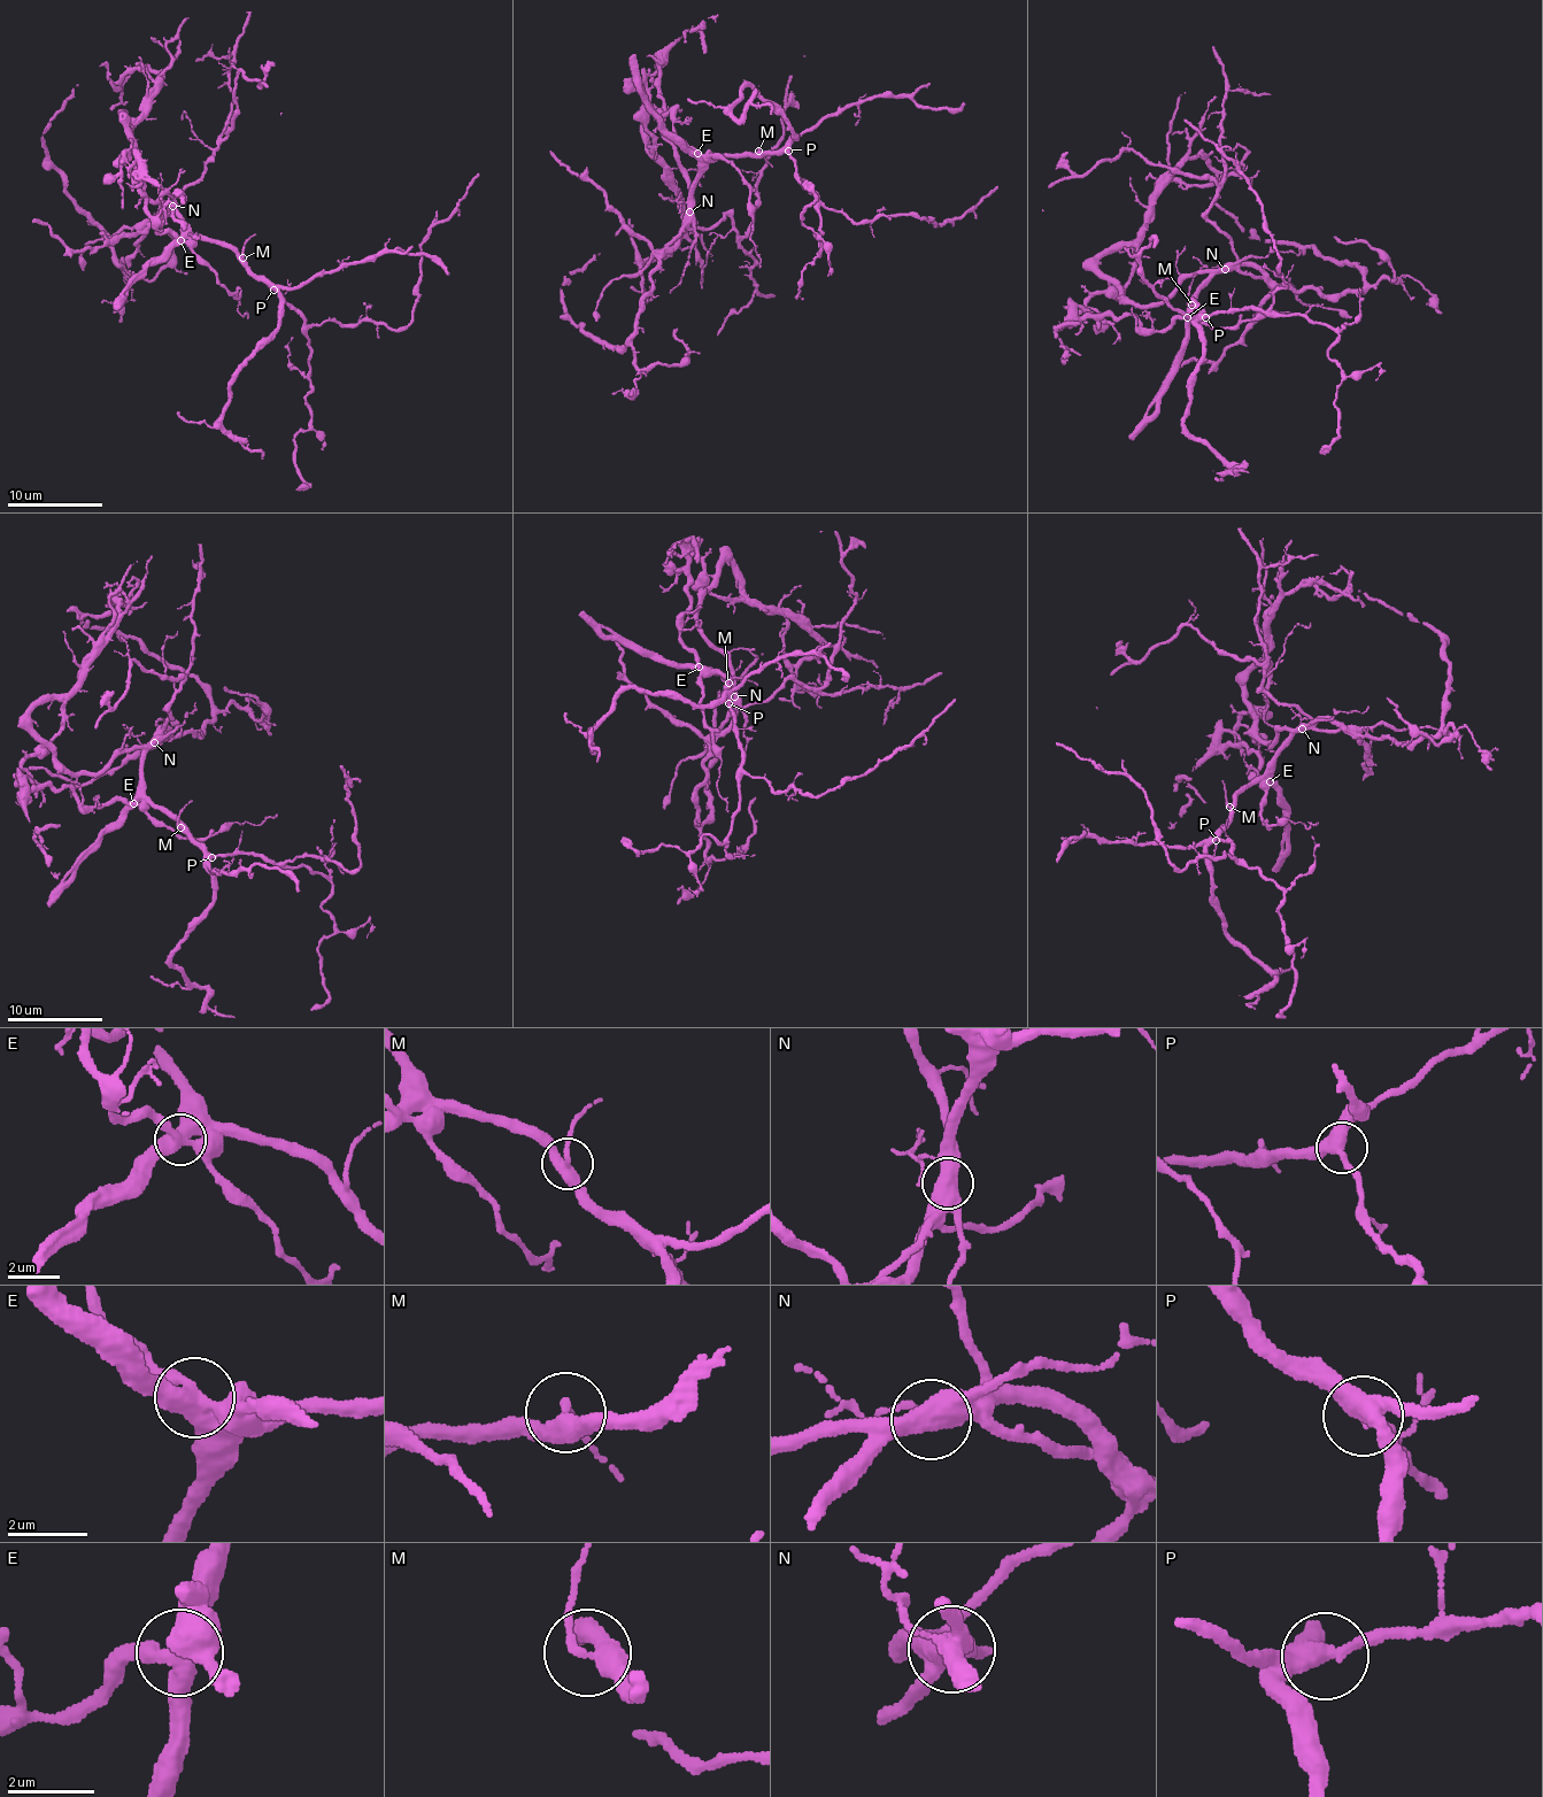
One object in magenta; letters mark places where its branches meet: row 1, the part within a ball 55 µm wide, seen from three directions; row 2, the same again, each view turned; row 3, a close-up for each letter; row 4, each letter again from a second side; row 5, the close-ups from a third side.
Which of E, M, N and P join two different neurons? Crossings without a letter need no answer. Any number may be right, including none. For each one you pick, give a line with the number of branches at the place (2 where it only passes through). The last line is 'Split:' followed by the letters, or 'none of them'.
E: 3 branches meet
N: 4 branches meet
Split: E, N

